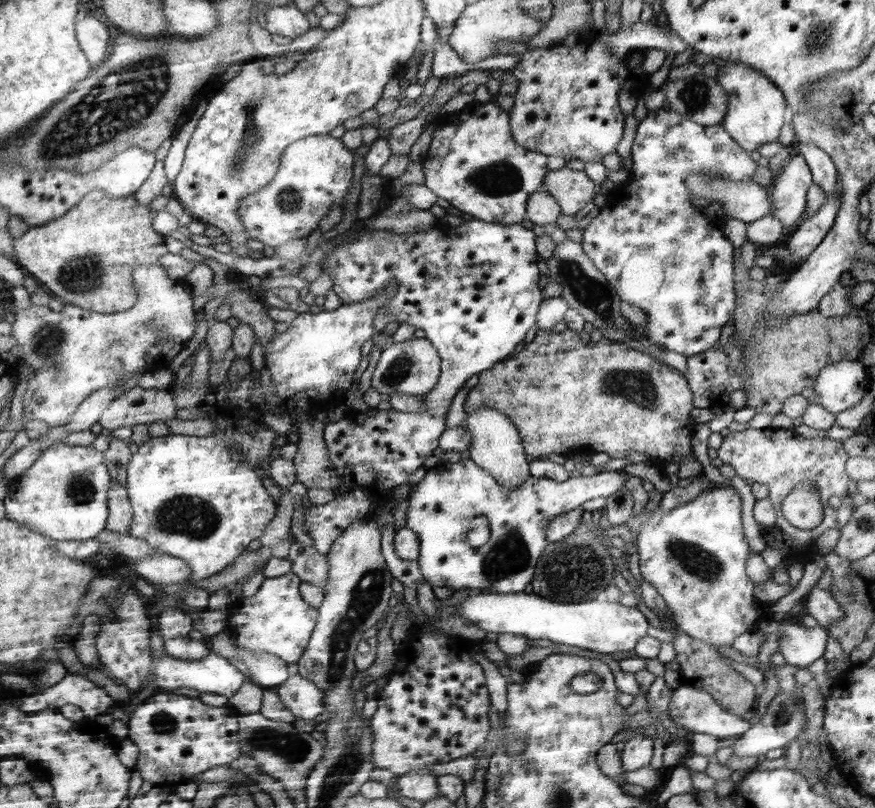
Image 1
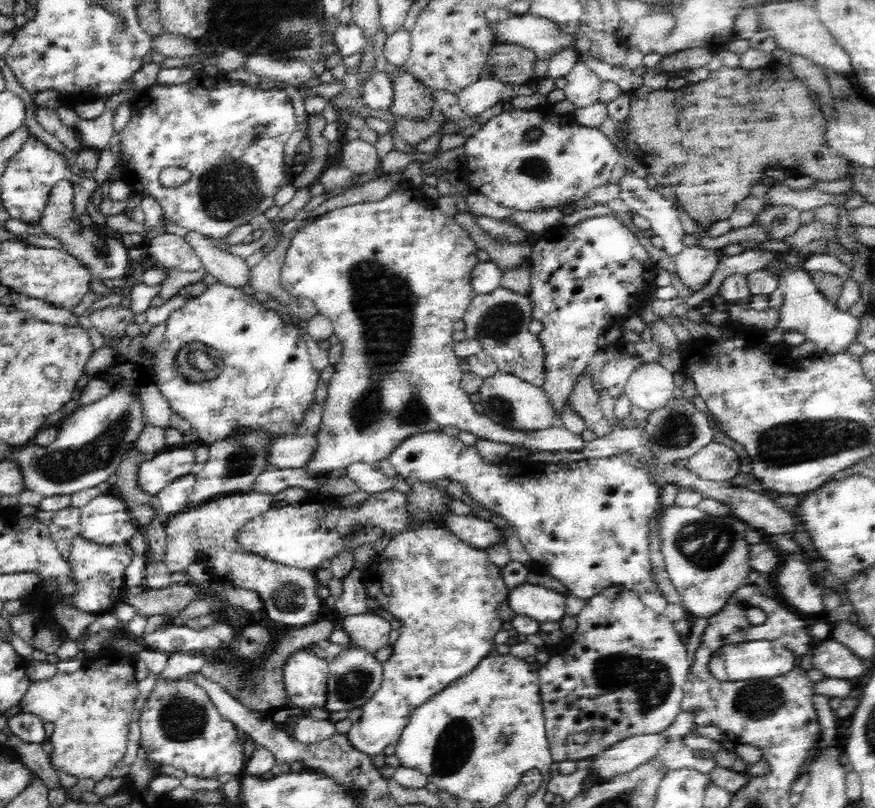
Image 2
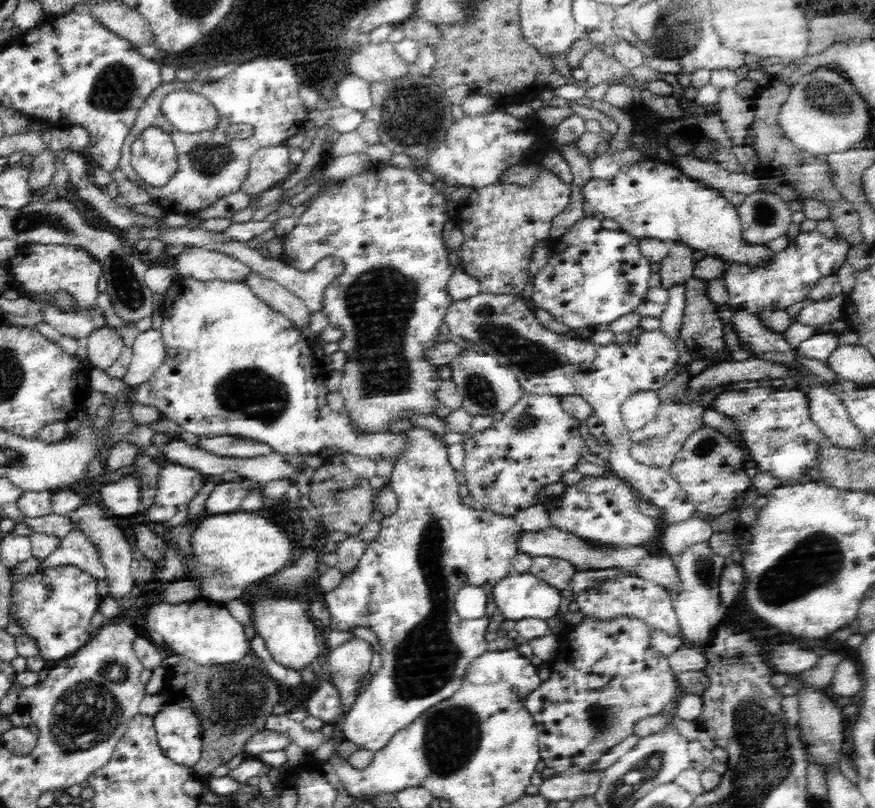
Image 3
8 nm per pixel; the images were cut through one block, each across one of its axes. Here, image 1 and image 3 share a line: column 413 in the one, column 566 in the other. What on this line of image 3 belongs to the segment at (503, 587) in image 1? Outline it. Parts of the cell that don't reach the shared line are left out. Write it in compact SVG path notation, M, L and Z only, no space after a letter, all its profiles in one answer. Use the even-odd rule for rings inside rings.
M608 467L602 477L584 476L581 482L571 486L566 485L564 492L558 497L546 501L544 507L550 511L552 527L572 532L573 535L584 539L584 541L588 541L588 543L594 543L594 545L608 545L608 547L646 546L650 539L660 534L658 530L660 526L659 519L646 516L637 509L637 502L640 500L639 494L631 490L631 488Z

